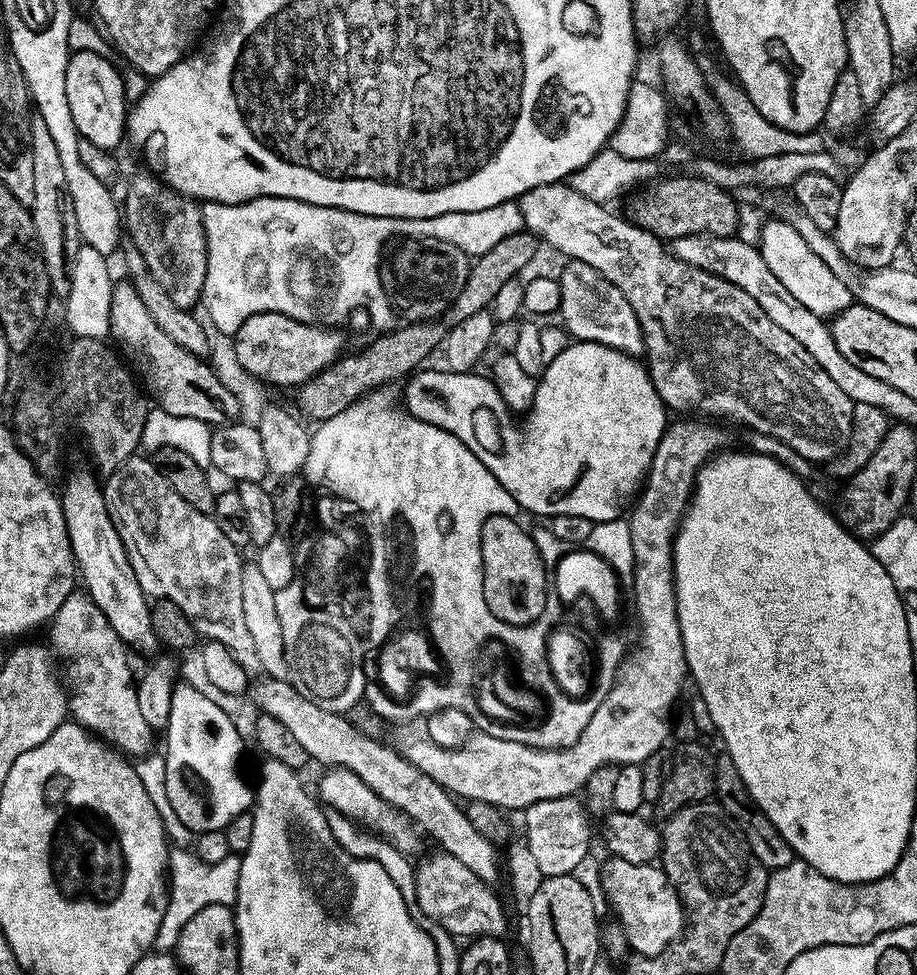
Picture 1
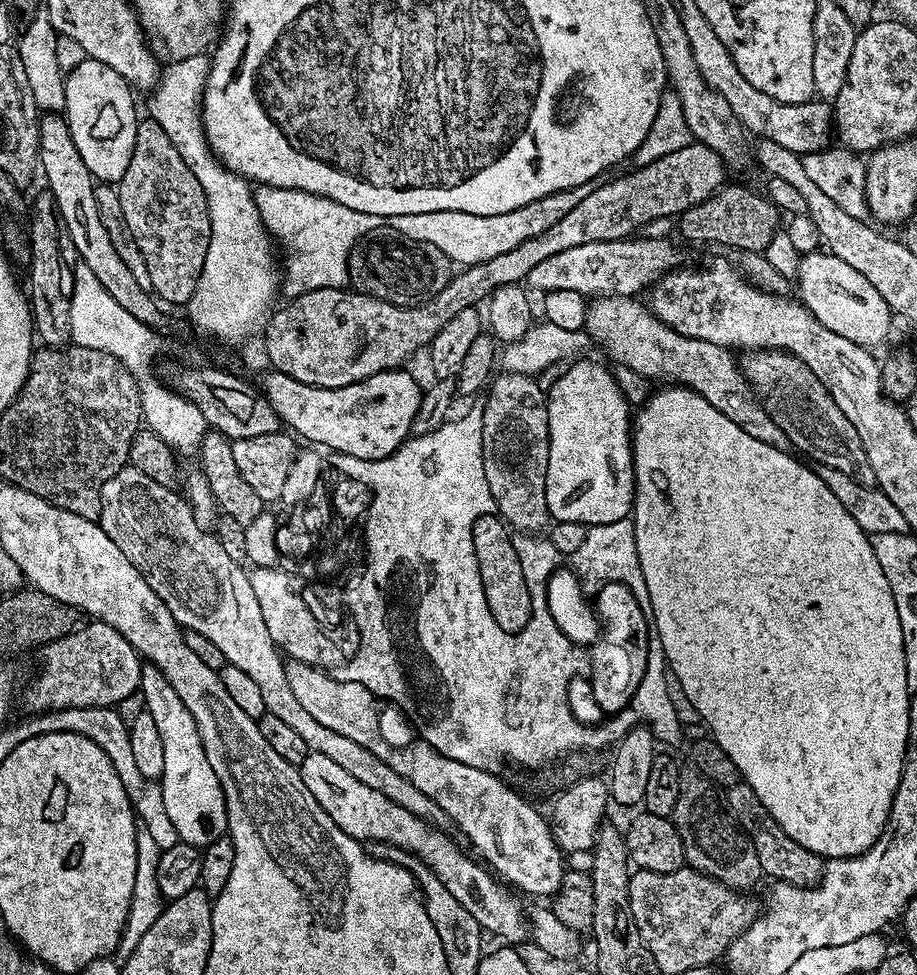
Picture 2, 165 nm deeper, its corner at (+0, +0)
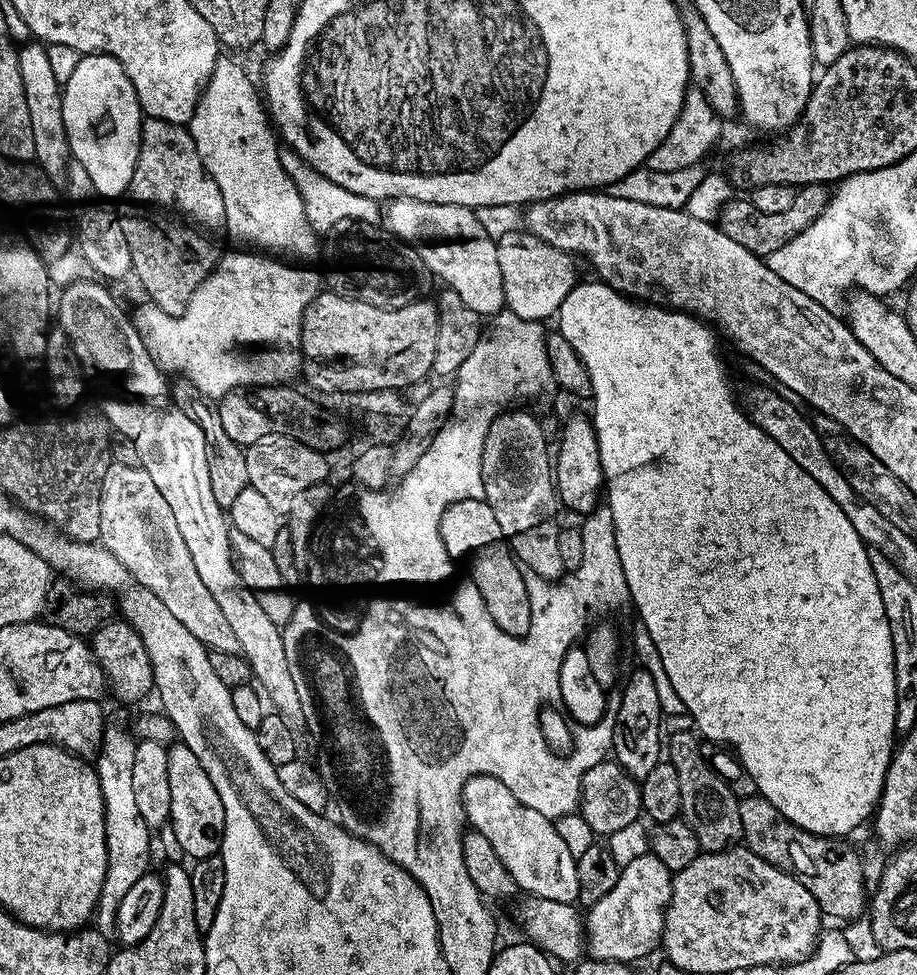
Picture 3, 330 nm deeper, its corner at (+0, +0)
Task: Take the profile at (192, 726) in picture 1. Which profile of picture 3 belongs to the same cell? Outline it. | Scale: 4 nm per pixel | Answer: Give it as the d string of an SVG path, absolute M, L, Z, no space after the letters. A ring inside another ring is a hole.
M183 742L173 743L168 748L166 771L170 774L170 827L185 857L197 861L217 855L224 837L224 811L222 798L218 798L218 790L214 790L214 782L210 782L210 774L202 770L202 762L198 762L194 750Z

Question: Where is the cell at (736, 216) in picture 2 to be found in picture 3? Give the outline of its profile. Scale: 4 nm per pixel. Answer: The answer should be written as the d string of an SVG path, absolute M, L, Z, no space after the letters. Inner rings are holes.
M823 184L803 185L797 191L794 203L779 214L762 214L762 210L758 210L758 206L754 206L751 199L733 198L721 210L718 226L722 230L722 234L727 234L729 238L734 238L734 242L746 246L746 250L750 250L761 258L767 258L770 254L774 254L774 250L786 246L786 242L798 238L798 234L802 234L802 230L806 230L816 218L824 213L829 195L829 189Z

